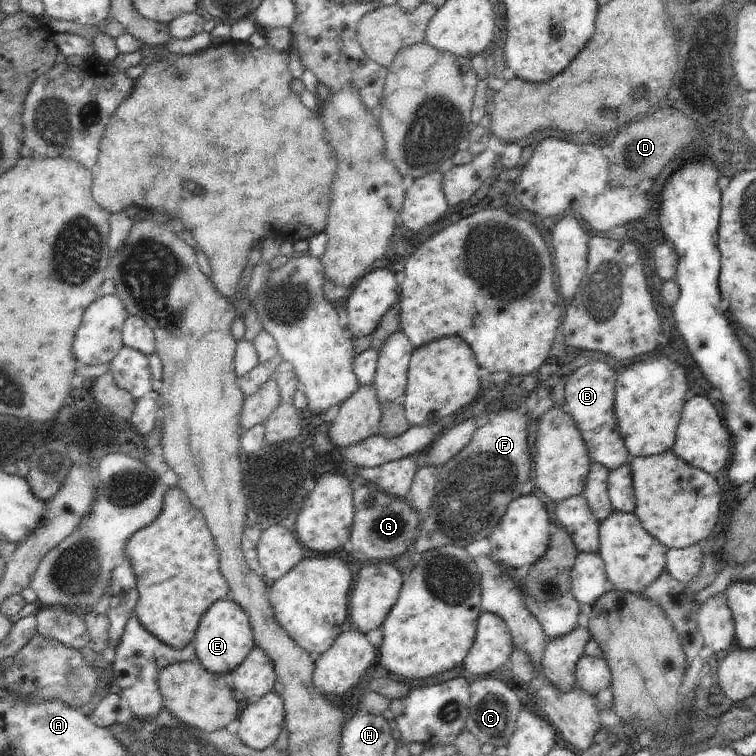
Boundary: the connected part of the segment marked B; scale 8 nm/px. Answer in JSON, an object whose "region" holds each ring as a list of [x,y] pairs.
{"region":[[[592,361],[578,368],[566,383],[566,402],[561,406],[564,412],[574,418],[591,461],[602,464],[609,471],[626,464],[631,456],[620,435],[615,416],[615,385],[618,373],[606,362]]]}

